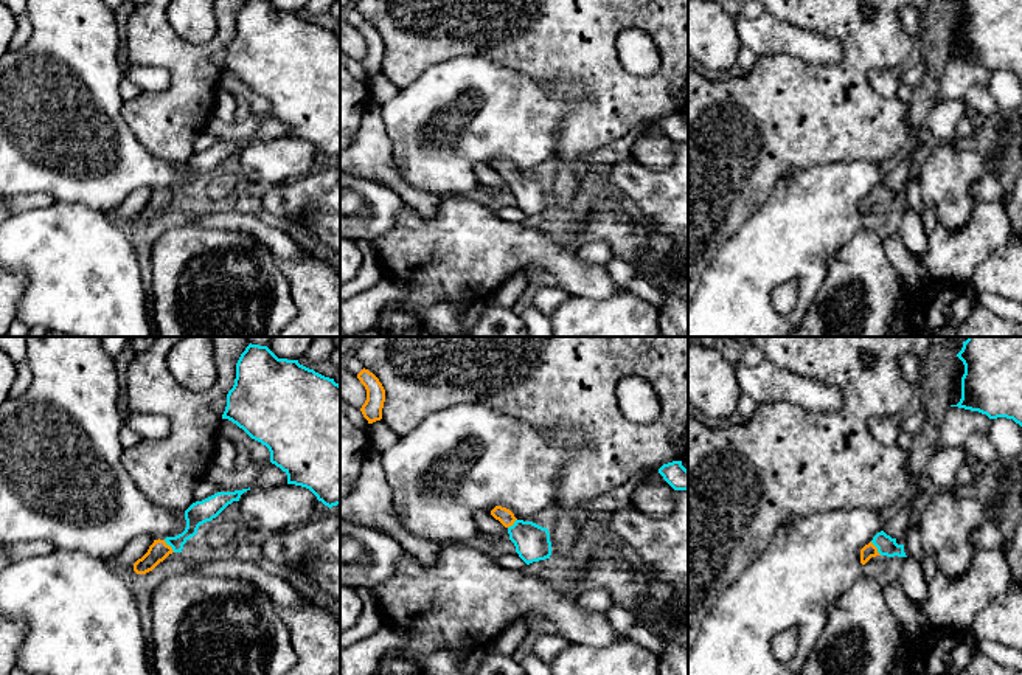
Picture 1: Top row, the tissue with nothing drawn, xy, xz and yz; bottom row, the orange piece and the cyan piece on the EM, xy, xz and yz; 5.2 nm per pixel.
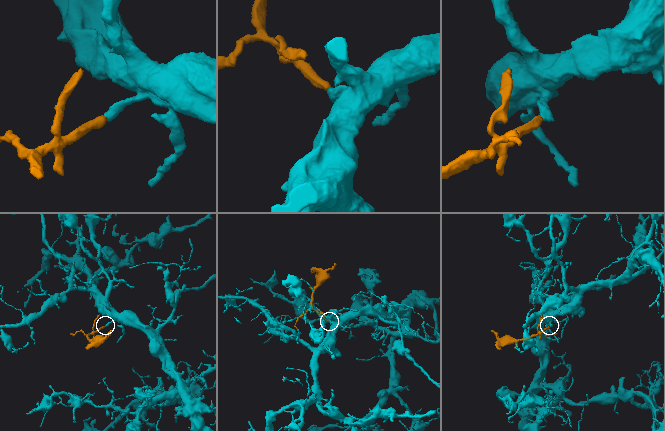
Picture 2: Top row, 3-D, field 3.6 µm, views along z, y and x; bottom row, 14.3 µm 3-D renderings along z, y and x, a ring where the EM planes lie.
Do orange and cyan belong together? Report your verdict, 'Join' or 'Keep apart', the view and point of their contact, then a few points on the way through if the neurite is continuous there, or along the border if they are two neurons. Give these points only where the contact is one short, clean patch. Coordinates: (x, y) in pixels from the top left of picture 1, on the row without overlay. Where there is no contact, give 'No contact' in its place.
Join. Touches orange at xy (170, 199). Path across: xy (159, 202), (170, 199), (191, 180), (199, 165)

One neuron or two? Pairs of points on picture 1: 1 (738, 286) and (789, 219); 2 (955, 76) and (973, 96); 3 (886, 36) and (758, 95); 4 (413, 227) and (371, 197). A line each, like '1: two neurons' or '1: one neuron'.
1: one neuron
2: two neurons
3: one neuron
4: two neurons

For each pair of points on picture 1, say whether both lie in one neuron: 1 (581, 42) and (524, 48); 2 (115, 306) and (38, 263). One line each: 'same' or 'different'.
1: same
2: same

